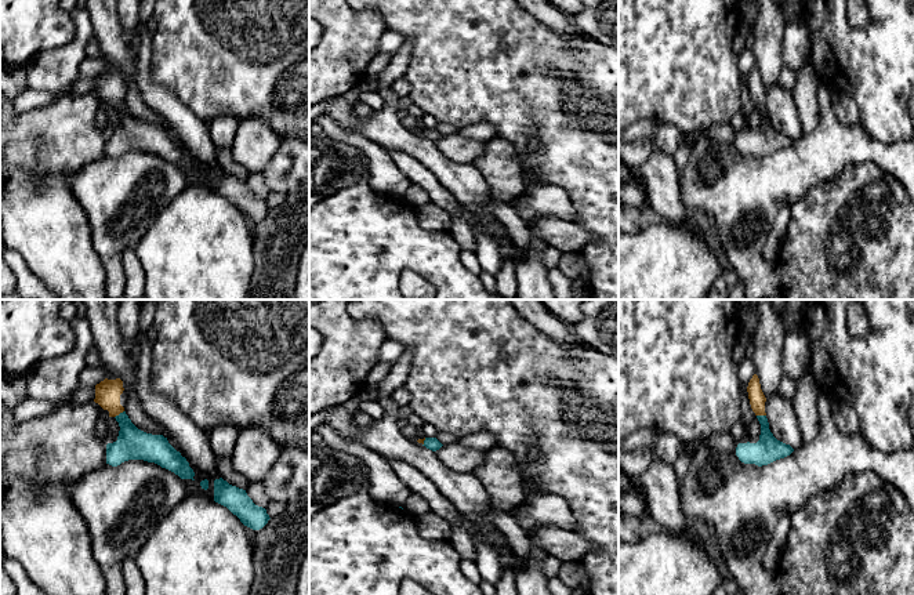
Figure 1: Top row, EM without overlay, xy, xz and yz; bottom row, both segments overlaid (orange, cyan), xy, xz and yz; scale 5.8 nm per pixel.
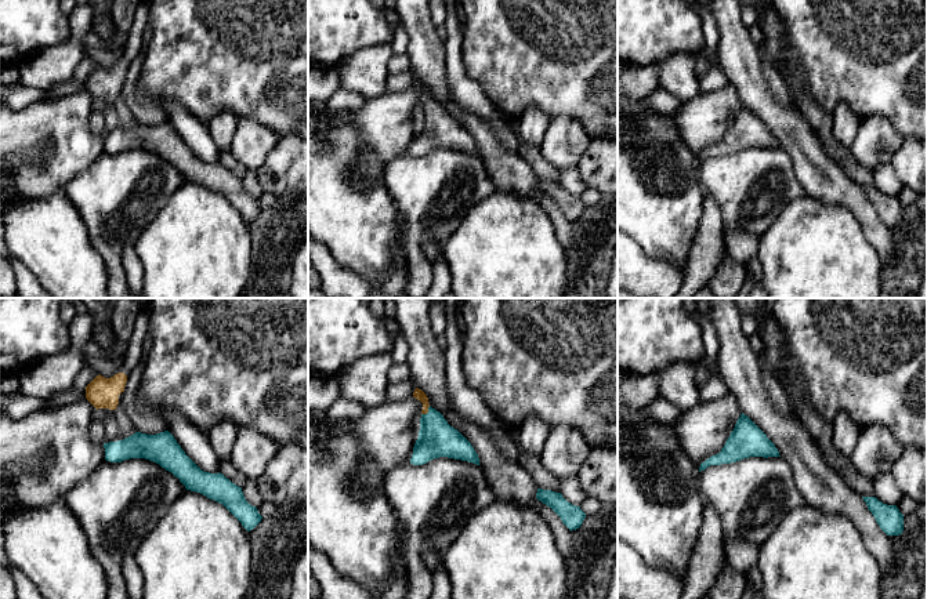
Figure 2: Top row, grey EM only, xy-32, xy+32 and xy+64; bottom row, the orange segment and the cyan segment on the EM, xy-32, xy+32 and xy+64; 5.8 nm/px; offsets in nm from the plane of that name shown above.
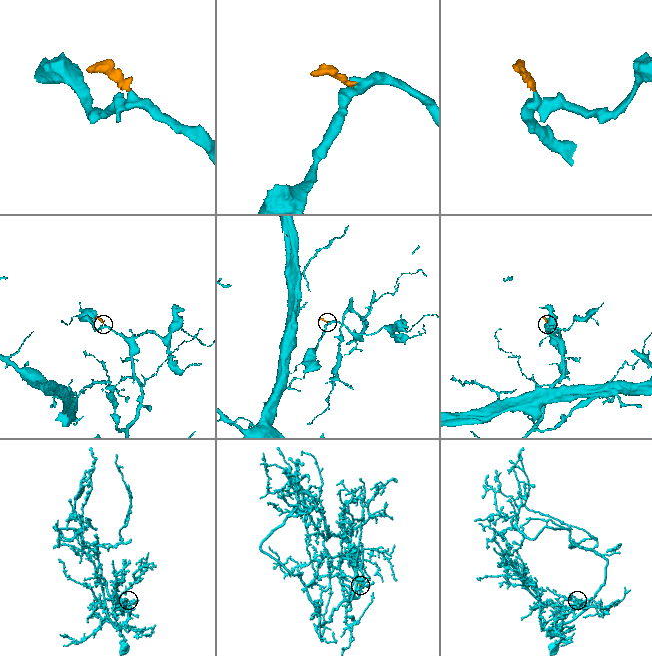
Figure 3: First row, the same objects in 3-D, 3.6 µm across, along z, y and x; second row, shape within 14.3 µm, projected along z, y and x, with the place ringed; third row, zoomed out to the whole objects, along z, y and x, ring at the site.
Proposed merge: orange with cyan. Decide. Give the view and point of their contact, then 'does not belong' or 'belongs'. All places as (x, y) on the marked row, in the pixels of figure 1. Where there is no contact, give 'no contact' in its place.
meets orange in xy at (119, 413); belongs

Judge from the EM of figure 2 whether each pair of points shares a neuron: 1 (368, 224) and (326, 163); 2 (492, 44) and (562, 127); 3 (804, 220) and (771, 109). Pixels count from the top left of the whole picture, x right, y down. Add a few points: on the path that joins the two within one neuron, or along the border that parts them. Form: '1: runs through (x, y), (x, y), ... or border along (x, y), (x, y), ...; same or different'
1: runs through (352, 209), (326, 182), (326, 178); same
2: border along (551, 118), (571, 116), (585, 130); different
3: border along (807, 193), (824, 202), (839, 203); different

